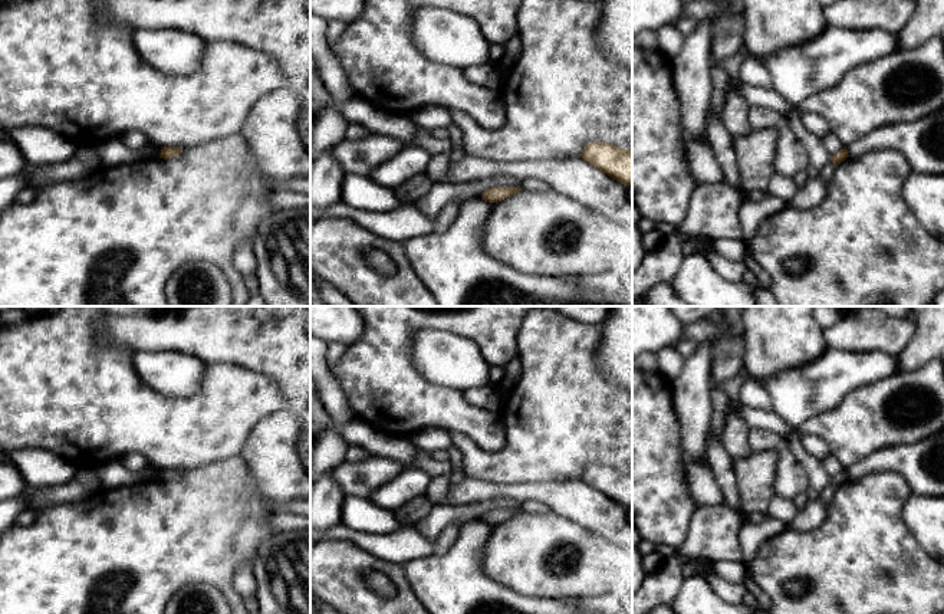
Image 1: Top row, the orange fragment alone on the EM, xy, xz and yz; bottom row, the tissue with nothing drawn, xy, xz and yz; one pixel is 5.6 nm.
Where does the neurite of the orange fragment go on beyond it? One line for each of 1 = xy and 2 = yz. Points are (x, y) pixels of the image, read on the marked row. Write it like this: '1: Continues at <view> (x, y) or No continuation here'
1: No continuation here
2: No continuation here

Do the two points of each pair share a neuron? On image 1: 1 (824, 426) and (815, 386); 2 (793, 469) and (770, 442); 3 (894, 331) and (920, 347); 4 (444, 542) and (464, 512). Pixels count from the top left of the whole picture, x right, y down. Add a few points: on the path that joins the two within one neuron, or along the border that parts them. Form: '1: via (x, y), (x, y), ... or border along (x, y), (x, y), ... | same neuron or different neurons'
1: border along (849, 393), (834, 407), (811, 416), (795, 429) | different neurons
2: via (786, 462), (778, 449) | same neuron
3: border along (915, 321), (915, 335), (897, 357) | different neurons
4: border along (460, 522), (451, 522), (433, 539), (427, 538) | different neurons

